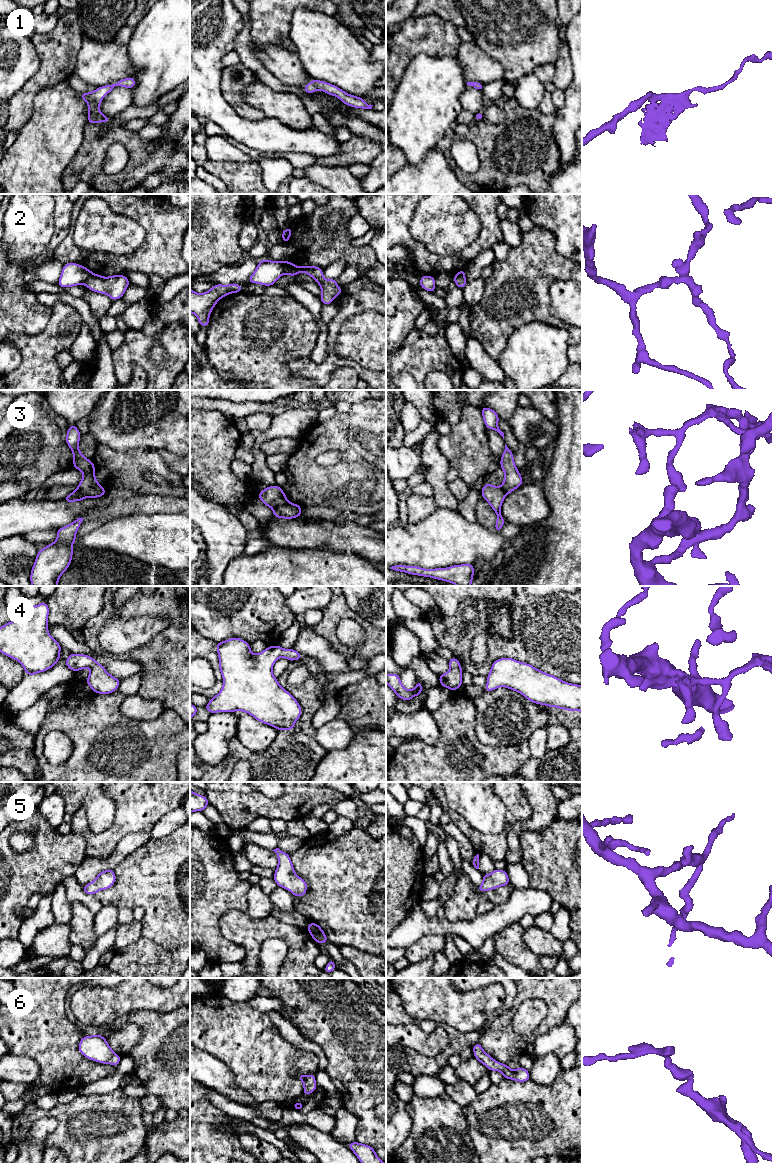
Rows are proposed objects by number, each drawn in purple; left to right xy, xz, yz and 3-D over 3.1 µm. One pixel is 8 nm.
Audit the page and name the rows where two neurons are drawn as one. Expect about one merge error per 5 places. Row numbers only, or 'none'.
2, 3

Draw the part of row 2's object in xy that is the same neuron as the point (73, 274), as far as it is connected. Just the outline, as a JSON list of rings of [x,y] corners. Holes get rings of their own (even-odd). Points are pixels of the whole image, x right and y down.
[[[66,263],[63,266],[57,284],[62,288],[81,285],[85,283],[91,274],[92,272],[90,269],[80,264]]]

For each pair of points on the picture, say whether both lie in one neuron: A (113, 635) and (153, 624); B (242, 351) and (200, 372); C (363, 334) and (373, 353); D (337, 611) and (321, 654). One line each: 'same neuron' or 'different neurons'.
A: same neuron
B: different neurons
C: same neuron
D: different neurons

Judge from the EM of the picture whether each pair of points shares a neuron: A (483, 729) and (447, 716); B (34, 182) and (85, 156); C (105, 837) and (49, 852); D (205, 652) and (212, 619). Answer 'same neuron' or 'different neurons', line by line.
A: different neurons
B: different neurons
C: different neurons
D: different neurons

